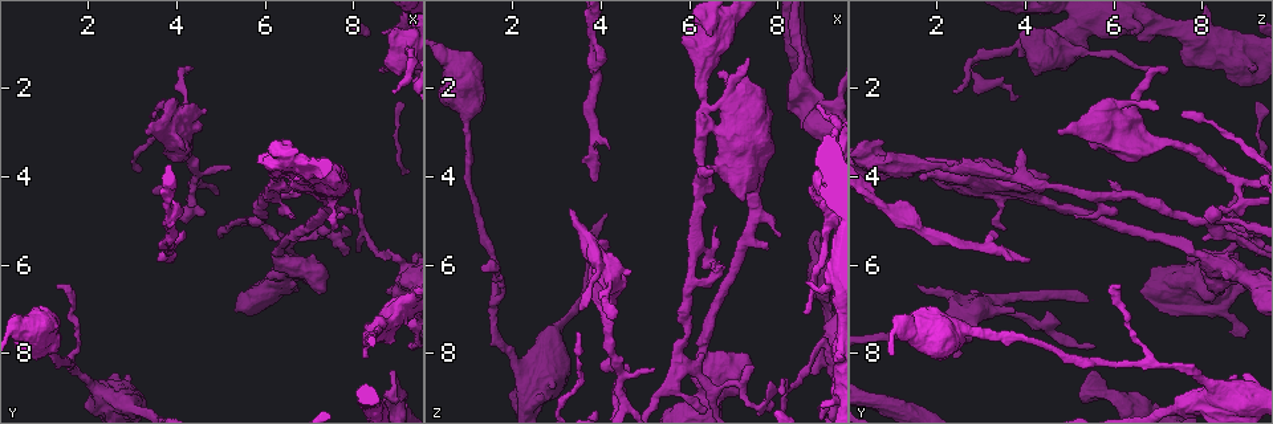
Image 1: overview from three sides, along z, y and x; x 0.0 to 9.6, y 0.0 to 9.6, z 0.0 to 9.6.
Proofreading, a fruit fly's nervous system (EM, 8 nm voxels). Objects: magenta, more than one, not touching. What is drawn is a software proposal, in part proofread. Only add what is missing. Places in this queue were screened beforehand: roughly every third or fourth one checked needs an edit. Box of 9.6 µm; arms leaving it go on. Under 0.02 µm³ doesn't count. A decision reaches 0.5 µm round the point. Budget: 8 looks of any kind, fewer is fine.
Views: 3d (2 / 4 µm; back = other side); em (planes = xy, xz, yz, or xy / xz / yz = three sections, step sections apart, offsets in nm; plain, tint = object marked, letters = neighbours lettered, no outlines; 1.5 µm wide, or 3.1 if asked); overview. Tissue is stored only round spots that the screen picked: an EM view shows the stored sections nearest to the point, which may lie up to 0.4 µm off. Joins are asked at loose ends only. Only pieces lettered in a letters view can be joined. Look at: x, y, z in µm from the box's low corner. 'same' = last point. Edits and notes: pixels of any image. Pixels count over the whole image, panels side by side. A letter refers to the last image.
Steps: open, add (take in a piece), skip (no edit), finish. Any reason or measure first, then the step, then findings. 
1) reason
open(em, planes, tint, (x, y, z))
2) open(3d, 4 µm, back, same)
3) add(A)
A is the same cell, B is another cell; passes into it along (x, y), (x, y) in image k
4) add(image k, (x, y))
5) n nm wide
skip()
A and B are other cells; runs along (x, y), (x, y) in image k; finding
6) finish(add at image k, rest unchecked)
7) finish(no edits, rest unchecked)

free end
open(3d, 2 µm, (4.15, 5.30, 3.45))

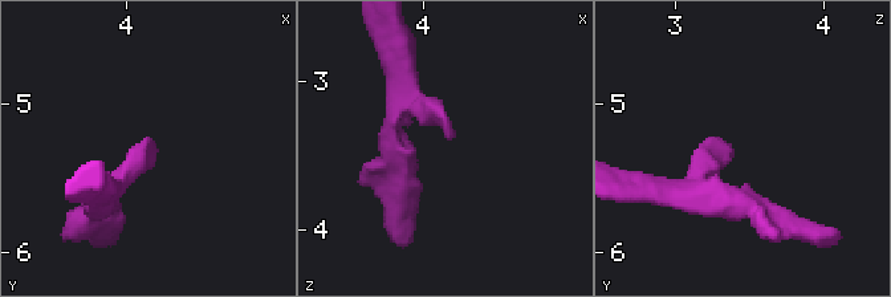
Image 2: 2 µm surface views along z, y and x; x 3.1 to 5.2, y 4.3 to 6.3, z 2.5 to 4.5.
arms of 190, 200 nm; need the tissue
open(em, planes, letters, (4.20, 5.30, 3.38))

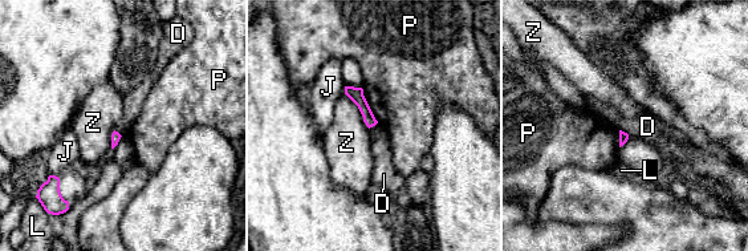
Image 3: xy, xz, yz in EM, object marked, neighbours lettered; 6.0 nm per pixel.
skip()
D, J, L, P and Z are other cells; runs along (348, 89), (362, 104), (372, 122) in image 3; no lettered piece goes on from it

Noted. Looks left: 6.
open(em, planes, letters, (6.60, 3.45, 3.90))

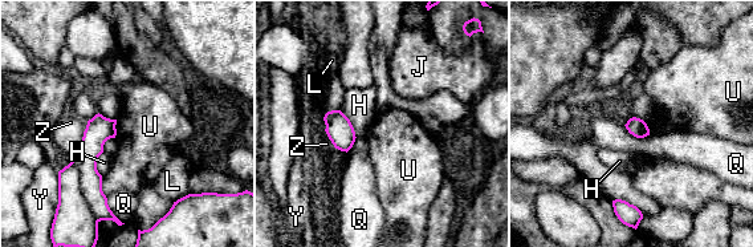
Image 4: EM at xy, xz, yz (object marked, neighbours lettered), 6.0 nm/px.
skip()
H, J, L, Q, U, Y and Z are other cells; border along (101, 177), (101, 190), (106, 195) in image 4; none of them fits

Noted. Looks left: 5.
an open end
open(em, planes, letters, (8.65, 0.75, 6.45))

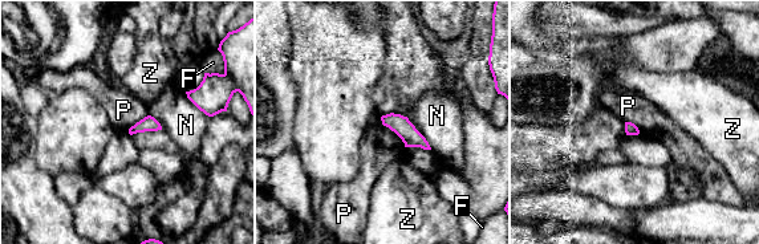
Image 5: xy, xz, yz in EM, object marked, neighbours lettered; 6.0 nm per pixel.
skip()
F, N, P and Z are other cells; runs along (385, 118), (397, 122), (425, 145) in image 5; none of them fits

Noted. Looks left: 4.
finish(no edits, rest unchecked)

